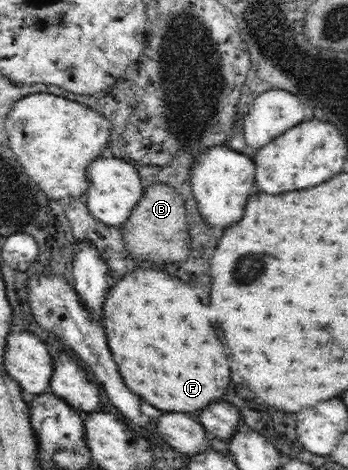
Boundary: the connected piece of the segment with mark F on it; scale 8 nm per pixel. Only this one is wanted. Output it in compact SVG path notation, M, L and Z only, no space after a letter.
M138 267L136 271L126 273L126 277L122 277L116 287L110 289L104 305L102 323L106 329L108 347L114 361L118 363L122 379L132 393L140 395L150 405L162 411L198 413L208 403L224 397L230 383L228 355L224 353L224 343L218 339L206 315L206 305L202 305L200 297L196 297L190 283L184 283L164 271Z

